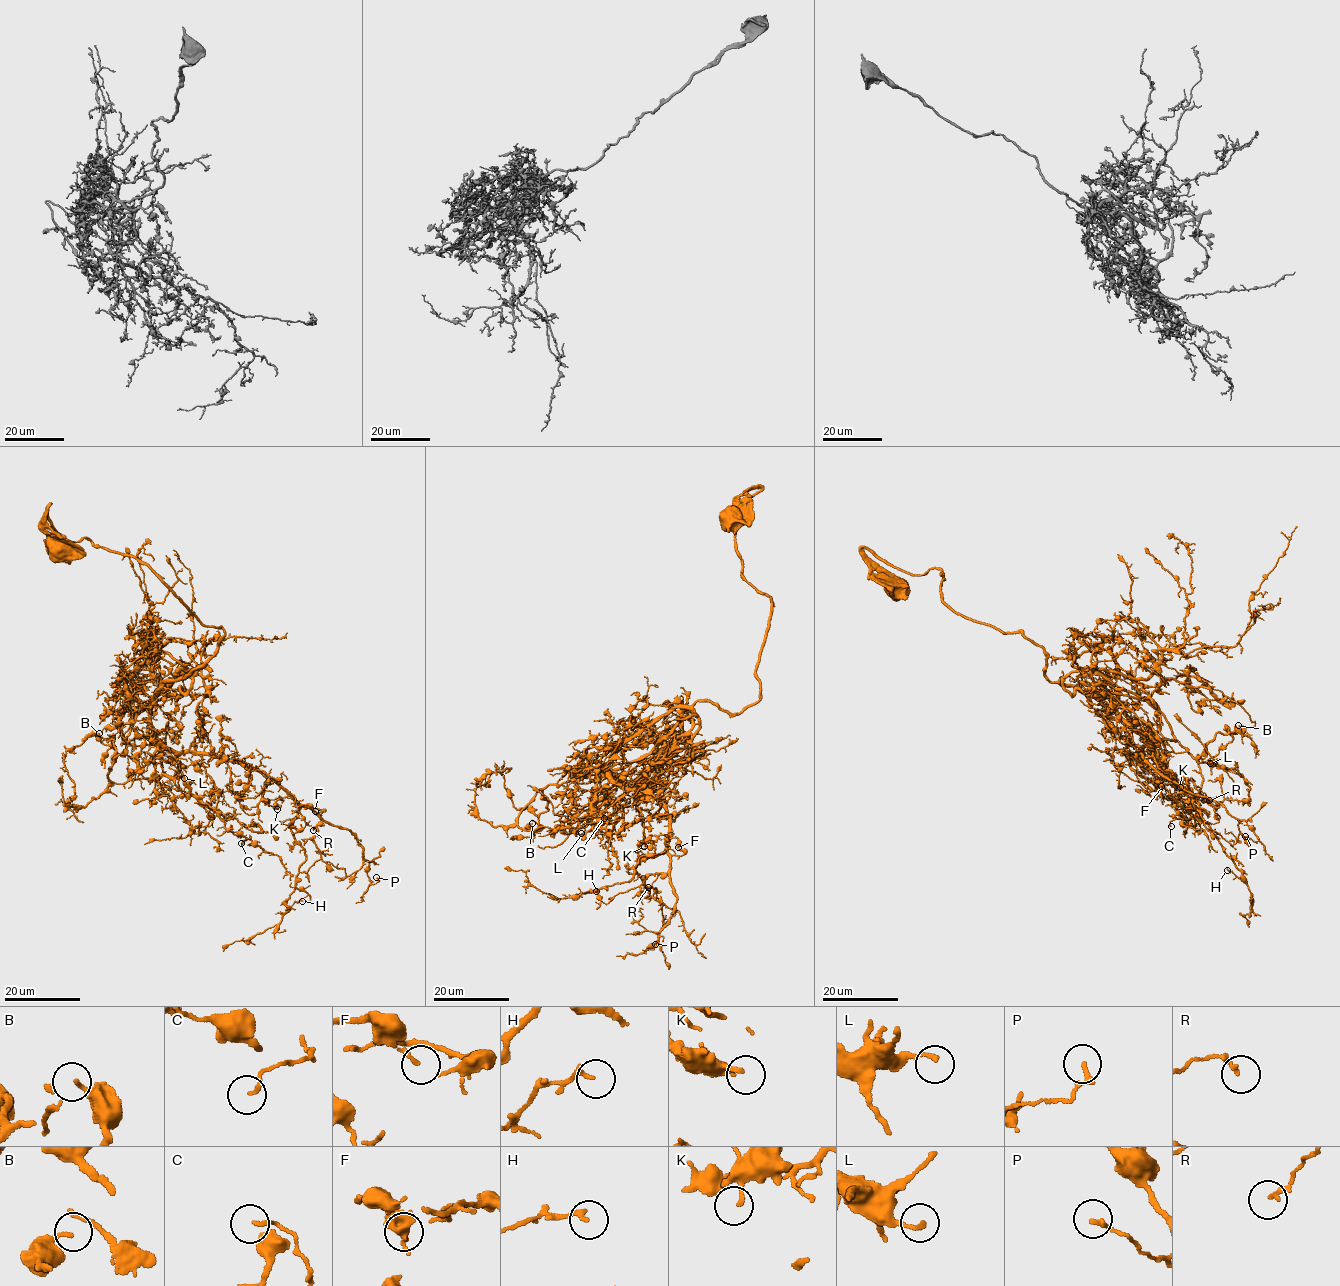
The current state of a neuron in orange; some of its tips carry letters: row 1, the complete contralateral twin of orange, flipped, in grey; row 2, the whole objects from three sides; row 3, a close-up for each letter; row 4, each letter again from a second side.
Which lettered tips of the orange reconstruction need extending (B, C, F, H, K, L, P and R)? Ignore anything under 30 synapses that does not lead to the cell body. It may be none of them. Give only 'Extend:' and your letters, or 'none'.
Extend: none

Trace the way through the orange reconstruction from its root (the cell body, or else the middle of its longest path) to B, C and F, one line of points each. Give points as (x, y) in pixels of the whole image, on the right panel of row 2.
B: (895, 586), (864, 547), (939, 568), (952, 609), (1022, 632), (1049, 680), (1160, 752), (1197, 757), (1238, 725)
C: (895, 586), (864, 547), (939, 568), (954, 611), (1022, 632), (1049, 680), (1146, 737), (1181, 787), (1171, 826)
F: (895, 586), (864, 547), (911, 574), (939, 568), (954, 611), (1022, 632), (1049, 680), (1146, 737), (1161, 786)

